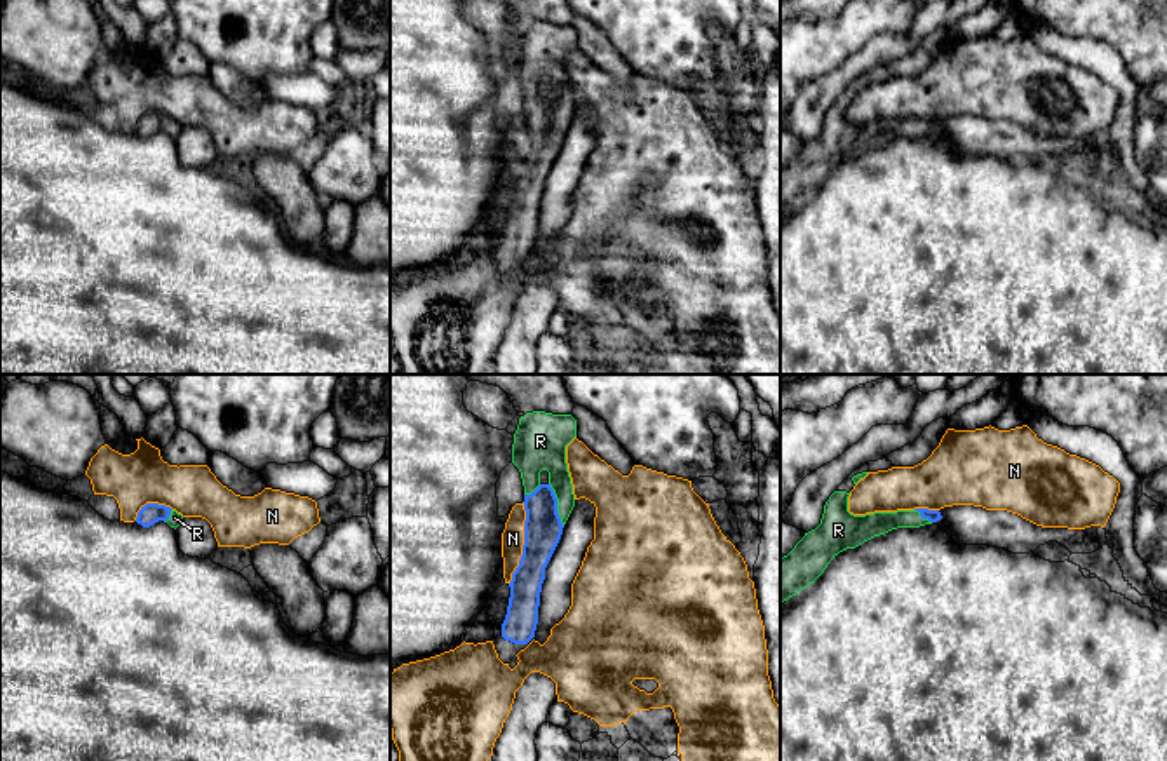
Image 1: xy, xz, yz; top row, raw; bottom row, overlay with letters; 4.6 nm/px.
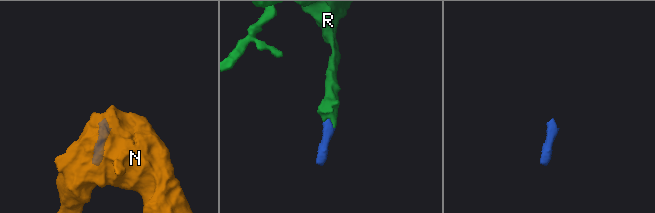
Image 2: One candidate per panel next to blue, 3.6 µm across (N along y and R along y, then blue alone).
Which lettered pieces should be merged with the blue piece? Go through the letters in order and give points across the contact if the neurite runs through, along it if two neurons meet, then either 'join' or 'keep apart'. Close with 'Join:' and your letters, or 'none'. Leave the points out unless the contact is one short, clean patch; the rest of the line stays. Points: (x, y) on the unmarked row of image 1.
N: keep apart
R: way xz (542, 138), (546, 126), (556, 115), (556, 75), (547, 63); join
Join: R

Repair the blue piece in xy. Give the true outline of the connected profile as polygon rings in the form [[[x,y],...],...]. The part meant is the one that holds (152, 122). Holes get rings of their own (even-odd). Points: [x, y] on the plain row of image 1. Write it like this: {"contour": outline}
{"contour": [[[146,113],[138,122],[136,132],[141,134],[143,138],[150,138],[159,131],[164,131],[176,139],[181,129],[183,125],[172,120],[171,117],[159,115],[159,113]]]}

